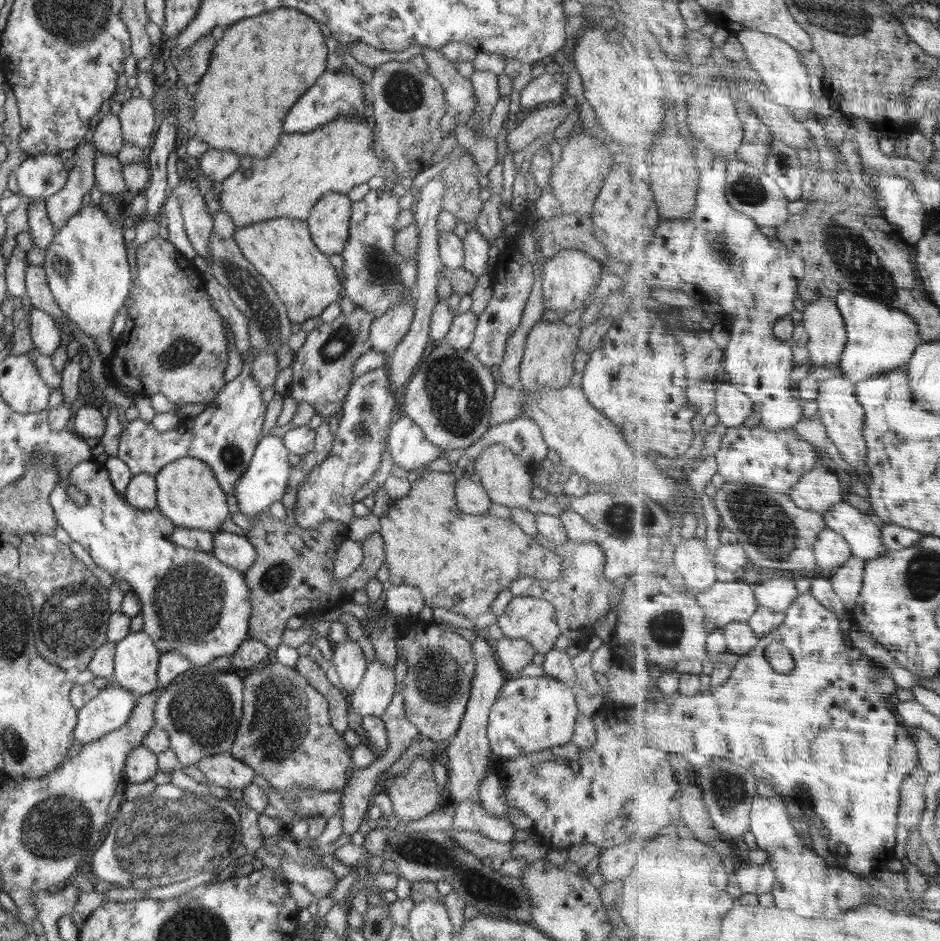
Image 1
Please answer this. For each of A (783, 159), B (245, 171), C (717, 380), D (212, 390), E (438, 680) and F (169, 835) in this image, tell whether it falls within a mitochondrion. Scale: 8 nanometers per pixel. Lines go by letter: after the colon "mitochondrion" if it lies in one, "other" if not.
A: mitochondrion
B: other
C: other
D: other
E: mitochondrion
F: mitochondrion

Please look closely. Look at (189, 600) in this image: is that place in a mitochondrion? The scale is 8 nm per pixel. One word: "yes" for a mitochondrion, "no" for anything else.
yes

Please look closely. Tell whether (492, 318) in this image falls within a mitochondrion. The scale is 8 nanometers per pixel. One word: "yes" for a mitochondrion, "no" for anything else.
no

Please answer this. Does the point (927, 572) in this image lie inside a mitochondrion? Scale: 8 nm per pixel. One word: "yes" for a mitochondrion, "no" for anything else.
yes

